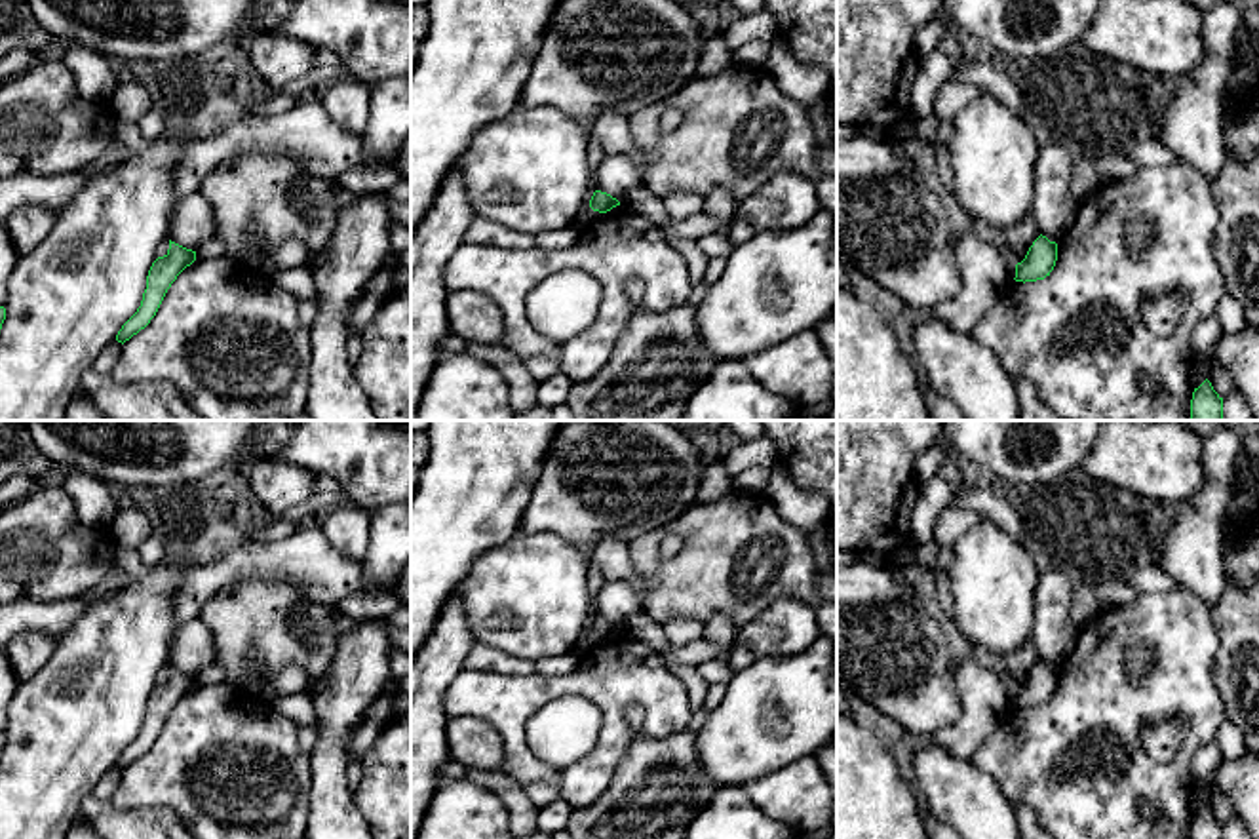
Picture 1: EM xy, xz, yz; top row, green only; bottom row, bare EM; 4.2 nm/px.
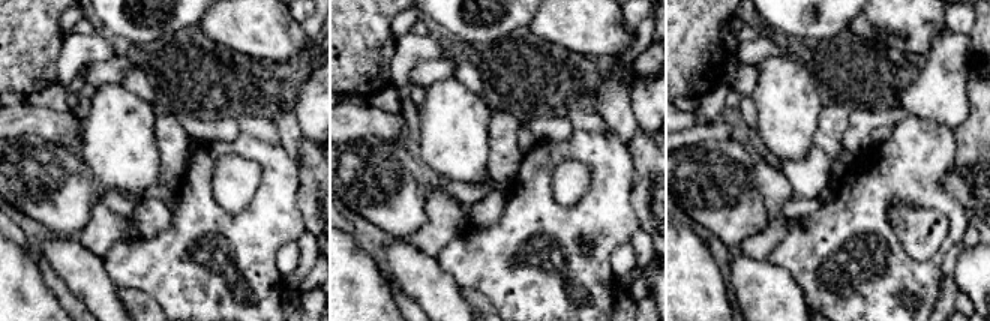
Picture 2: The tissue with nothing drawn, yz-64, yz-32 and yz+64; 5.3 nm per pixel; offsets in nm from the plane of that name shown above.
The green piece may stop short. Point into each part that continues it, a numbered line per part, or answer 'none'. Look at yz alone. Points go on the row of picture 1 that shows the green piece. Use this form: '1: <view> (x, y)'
none

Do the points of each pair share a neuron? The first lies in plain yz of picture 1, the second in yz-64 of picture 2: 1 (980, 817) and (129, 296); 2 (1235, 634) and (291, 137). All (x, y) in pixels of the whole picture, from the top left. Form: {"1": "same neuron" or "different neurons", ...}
{"1": "different neurons", "2": "different neurons"}

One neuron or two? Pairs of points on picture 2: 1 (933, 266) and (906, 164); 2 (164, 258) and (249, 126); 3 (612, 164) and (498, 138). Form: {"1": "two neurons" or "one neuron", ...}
{"1": "one neuron", "2": "two neurons", "3": "two neurons"}

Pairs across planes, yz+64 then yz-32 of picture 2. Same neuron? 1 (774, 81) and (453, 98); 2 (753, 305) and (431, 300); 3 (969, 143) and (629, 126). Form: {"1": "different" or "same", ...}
{"1": "same", "2": "same", "3": "different"}

